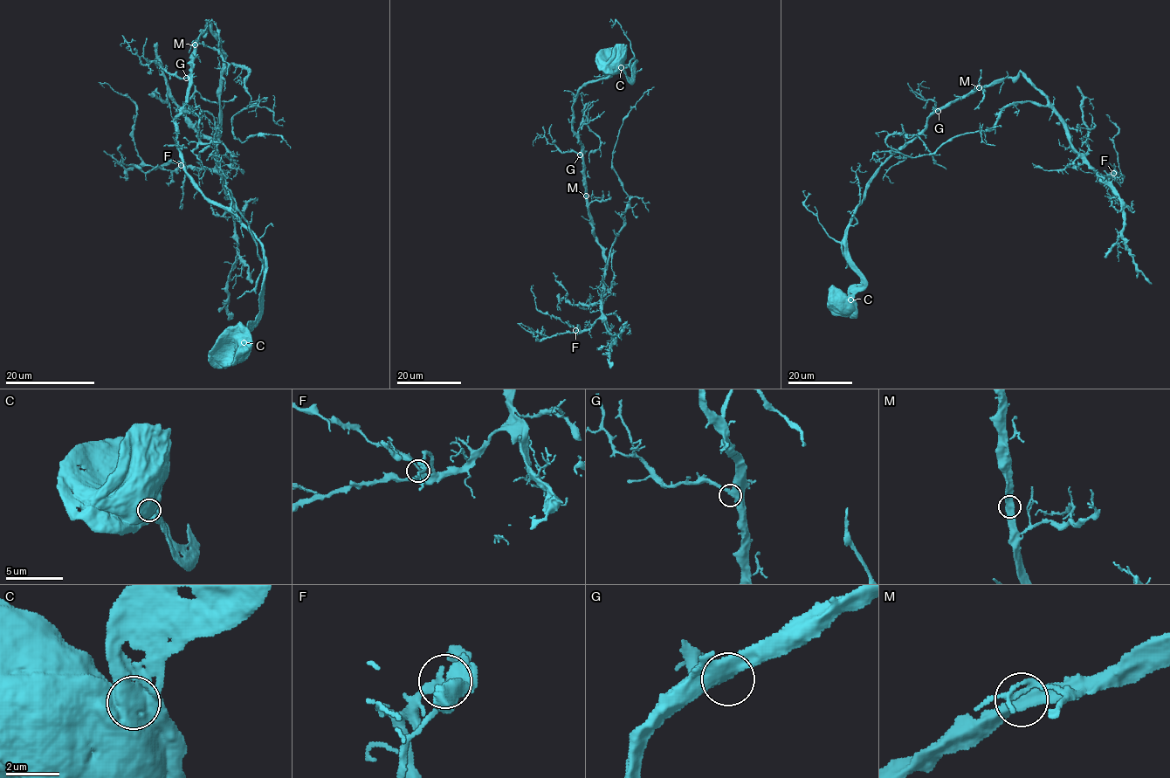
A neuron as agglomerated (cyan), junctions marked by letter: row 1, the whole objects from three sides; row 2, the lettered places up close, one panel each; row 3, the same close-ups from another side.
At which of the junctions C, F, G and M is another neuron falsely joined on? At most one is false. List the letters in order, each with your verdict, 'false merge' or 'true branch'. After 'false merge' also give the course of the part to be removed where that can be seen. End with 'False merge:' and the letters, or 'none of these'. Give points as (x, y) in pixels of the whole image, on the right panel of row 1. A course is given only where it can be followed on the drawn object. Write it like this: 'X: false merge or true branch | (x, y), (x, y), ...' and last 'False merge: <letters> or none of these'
C: true branch
F: true branch
G: true branch
M: true branch
False merge: none of these

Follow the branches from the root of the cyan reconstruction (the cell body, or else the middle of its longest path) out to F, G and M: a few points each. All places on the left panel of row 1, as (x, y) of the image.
F: (241, 342), (263, 299), (263, 244), (190, 180), (176, 145), (209, 23), (222, 55), (216, 164), (181, 165)
G: (241, 342), (263, 299), (263, 244), (185, 172), (176, 117), (186, 101), (186, 78)
M: (241, 342), (263, 299), (263, 244), (185, 172), (176, 117), (186, 101), (195, 44)

